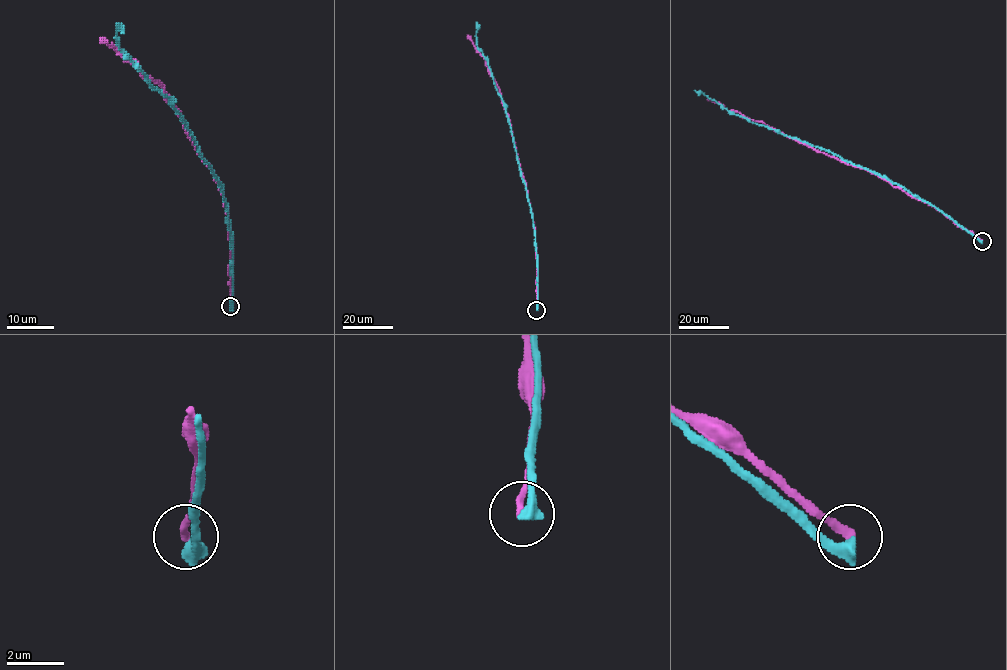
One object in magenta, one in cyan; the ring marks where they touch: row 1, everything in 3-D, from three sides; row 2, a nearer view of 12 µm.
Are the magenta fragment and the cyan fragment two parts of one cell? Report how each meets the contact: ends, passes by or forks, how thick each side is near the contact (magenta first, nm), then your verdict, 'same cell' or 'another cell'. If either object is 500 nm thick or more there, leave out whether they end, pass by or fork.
320/550 nm | another cell

